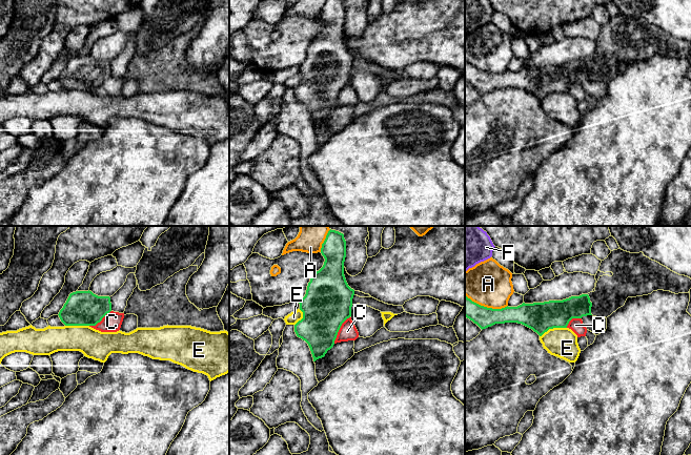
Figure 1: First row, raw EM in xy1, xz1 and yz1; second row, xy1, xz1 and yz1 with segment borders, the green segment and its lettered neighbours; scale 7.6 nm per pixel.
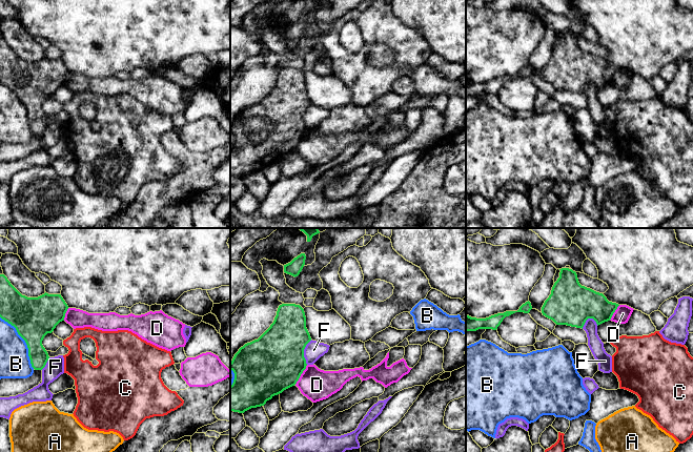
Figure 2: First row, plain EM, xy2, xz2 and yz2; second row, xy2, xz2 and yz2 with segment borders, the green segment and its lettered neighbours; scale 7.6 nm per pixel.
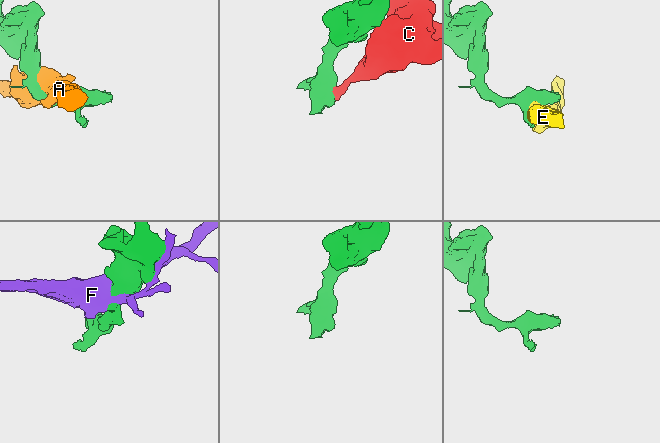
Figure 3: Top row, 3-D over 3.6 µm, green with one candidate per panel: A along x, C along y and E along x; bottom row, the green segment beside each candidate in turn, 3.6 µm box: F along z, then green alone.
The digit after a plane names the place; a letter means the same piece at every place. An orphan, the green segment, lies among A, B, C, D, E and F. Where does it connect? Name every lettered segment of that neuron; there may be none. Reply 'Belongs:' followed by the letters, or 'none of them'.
Belongs: none of them

